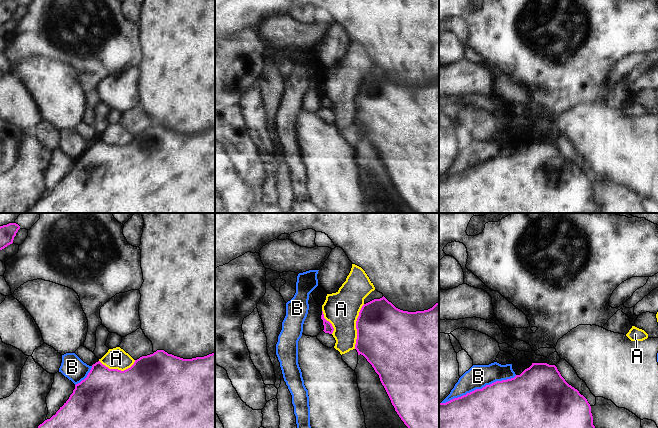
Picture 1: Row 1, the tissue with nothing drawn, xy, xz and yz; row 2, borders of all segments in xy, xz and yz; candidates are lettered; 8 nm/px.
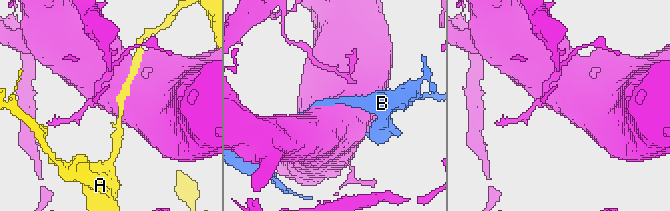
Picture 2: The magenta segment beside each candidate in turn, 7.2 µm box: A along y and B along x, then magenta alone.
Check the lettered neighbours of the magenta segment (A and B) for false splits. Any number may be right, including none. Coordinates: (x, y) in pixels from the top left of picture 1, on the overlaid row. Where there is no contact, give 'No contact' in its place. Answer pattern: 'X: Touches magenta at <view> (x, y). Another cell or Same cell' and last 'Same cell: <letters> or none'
A: Touches magenta at xz (356, 326). Another cell
B: Touches magenta at yz (478, 389). Another cell
Same cell: none.

